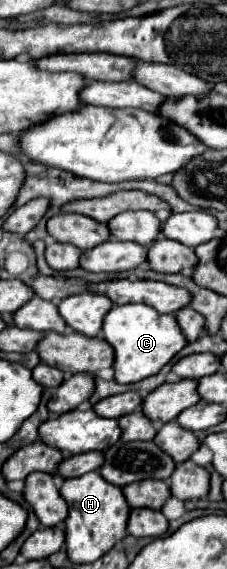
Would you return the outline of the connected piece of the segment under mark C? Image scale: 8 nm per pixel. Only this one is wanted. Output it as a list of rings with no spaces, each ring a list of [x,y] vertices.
[[[145,304],[113,306],[103,320],[105,340],[115,348],[115,380],[119,384],[135,384],[157,374],[187,344],[175,314],[159,314]]]

